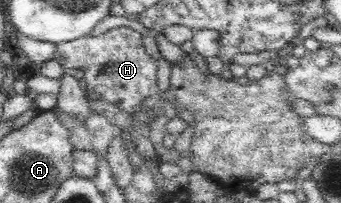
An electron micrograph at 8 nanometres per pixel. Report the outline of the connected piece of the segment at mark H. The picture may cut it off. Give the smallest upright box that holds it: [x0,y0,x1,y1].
[54,27,156,122]

